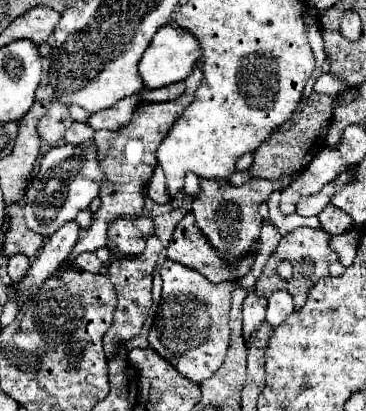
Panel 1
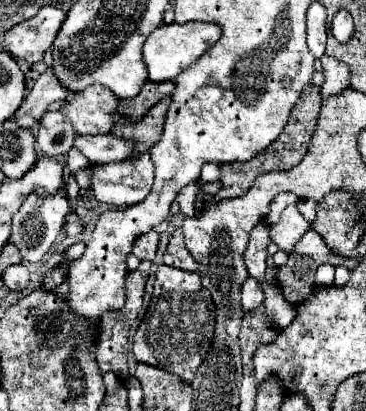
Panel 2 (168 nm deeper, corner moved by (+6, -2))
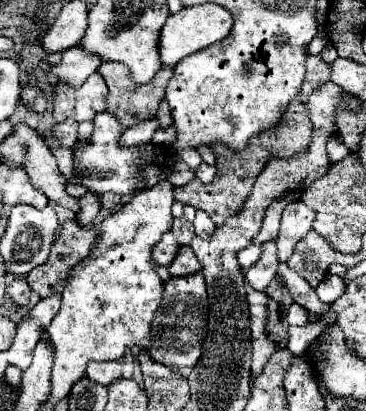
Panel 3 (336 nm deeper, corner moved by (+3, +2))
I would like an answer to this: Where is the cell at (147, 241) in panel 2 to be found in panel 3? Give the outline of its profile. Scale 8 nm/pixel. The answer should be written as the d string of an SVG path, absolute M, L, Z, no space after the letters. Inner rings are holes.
M165 233L165 239L161 239L155 247L153 247L153 259L159 263L159 265L169 265L177 253L177 239L173 237L173 233Z

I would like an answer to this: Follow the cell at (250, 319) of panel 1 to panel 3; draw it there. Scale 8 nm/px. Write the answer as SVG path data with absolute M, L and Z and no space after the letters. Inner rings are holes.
M267 241L265 243L265 251L261 255L261 259L247 269L245 277L249 281L249 285L257 291L265 291L265 287L273 281L273 277L277 275L277 265L279 265L279 259L277 259L277 247L275 247L275 241Z

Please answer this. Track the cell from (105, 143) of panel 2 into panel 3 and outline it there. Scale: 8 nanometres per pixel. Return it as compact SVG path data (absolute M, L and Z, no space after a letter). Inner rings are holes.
M151 119L151 121L145 121L145 123L137 123L137 125L133 125L133 127L123 131L123 135L119 139L119 145L121 147L145 145L145 143L151 141L155 131L157 131L157 119Z

